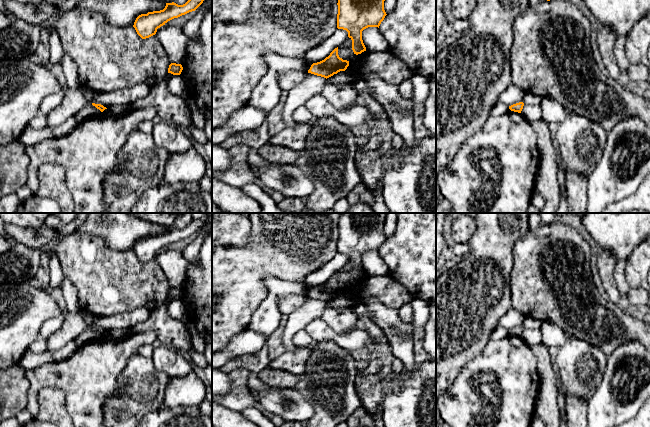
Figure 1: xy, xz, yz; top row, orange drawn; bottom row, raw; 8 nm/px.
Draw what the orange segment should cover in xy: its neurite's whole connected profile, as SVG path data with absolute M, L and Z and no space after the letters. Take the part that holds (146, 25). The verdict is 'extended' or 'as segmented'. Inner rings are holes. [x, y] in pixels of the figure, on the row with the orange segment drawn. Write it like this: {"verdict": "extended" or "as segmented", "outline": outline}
{"verdict": "as segmented", "outline": "M188 0L183 5L178 5L174 2L166 3L163 10L139 15L133 27L142 39L149 38L155 35L157 29L165 25L168 21L195 11L203 1L204 0Z"}

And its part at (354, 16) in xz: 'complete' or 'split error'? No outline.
complete

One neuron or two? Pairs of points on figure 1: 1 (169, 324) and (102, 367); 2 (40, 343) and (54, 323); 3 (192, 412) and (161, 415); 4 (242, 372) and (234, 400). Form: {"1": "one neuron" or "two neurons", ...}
{"1": "two neurons", "2": "one neuron", "3": "one neuron", "4": "one neuron"}

